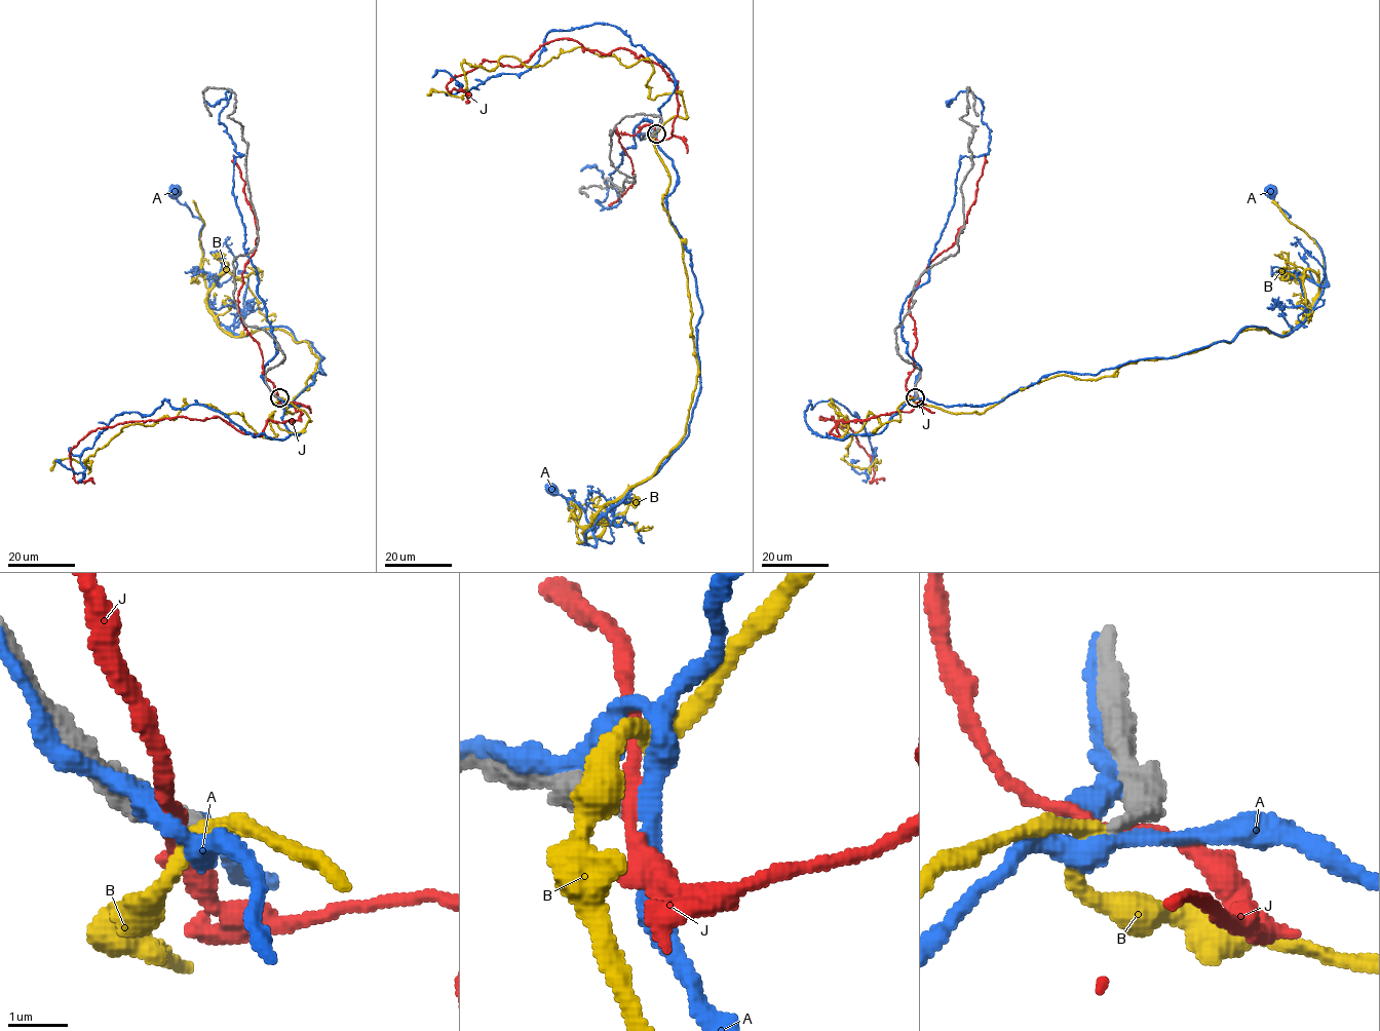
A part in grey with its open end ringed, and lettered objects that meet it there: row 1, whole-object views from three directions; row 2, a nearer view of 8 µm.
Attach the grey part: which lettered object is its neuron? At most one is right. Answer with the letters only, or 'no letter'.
B

